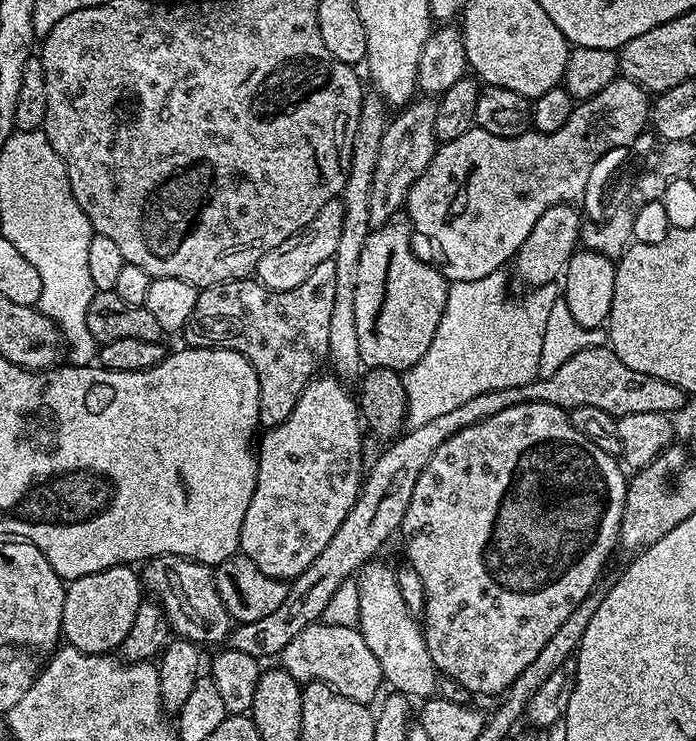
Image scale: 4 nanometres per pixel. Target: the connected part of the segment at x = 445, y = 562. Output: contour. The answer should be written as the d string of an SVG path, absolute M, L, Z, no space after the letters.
M541 400L498 410L498 414L474 426L466 426L466 430L458 430L458 434L446 438L446 442L434 450L434 458L426 462L426 470L422 470L422 474L418 474L418 482L414 482L410 506L406 506L406 518L402 518L399 535L404 536L407 563L424 587L422 627L437 673L456 679L473 694L481 692L484 696L492 696L495 692L504 694L508 691L511 684L526 670L526 666L538 658L542 646L554 638L558 626L562 626L562 622L574 614L582 598L586 598L586 594L590 594L601 583L604 563L612 551L617 551L620 543L620 527L628 489L626 472L624 476L623 471L625 469L621 461L606 454L606 450L594 446L594 442L590 442L590 438L586 438L576 427L565 409L543 404Z

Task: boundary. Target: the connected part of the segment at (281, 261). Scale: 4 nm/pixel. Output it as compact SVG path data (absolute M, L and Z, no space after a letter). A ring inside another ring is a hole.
M339 199L326 202L302 230L298 230L282 246L274 246L274 250L266 250L258 262L254 273L255 279L265 284L271 292L281 292L282 290L294 290L294 286L302 286L310 274L321 262L333 259L338 250L338 238L342 238L342 218L344 217L344 206Z

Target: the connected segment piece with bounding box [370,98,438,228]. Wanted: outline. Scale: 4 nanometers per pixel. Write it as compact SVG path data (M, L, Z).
M416 98L400 112L389 119L388 127L382 134L382 146L378 146L378 166L374 166L374 182L370 186L370 222L372 228L382 226L386 218L405 207L410 186L418 182L422 170L430 166L430 158L434 158L438 141L434 134L434 114L436 100L432 98Z

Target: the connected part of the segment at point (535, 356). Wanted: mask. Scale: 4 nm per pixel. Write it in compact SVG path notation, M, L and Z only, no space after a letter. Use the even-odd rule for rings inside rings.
M507 271L486 274L474 282L449 283L446 294L446 310L438 330L434 330L434 342L430 350L418 358L415 366L403 373L406 392L407 427L426 426L433 418L446 414L462 406L478 394L490 390L506 390L510 386L524 386L540 376L540 359L542 358L542 338L546 334L546 318L550 318L550 306L561 299L562 288L553 282L532 288L521 300L508 300Z

